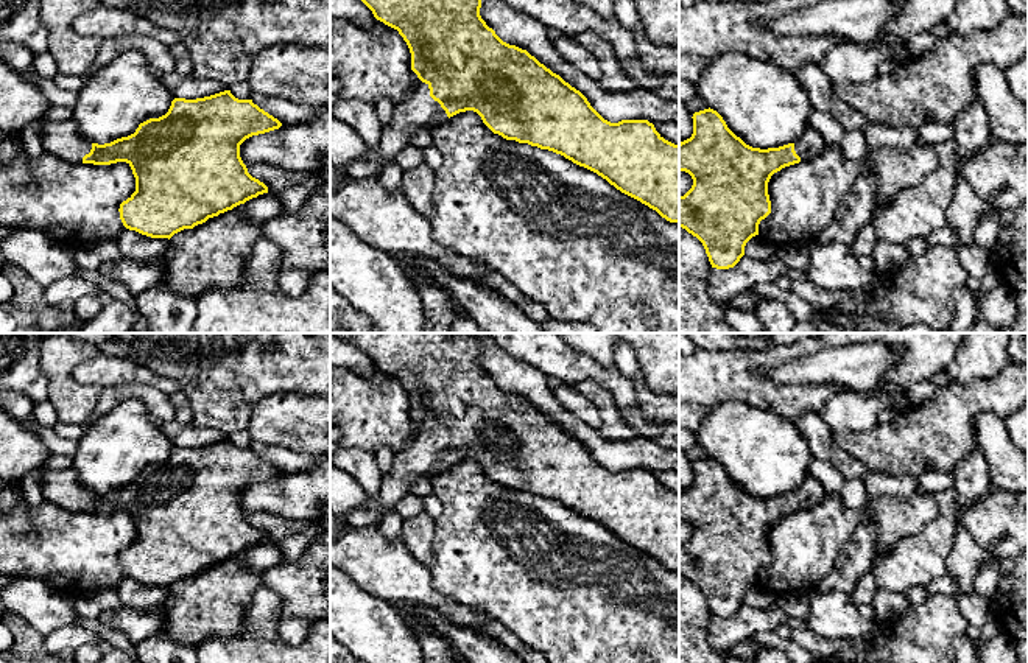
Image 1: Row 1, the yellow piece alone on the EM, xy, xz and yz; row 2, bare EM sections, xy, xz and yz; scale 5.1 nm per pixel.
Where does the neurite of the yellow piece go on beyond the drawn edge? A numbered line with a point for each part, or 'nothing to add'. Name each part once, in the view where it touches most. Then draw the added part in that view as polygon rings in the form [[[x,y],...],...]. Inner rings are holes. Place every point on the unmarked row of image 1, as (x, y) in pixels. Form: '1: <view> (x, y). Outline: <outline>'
1: xz (418, 458). Outline: [[[419,428],[419,434],[405,448],[394,453],[391,468],[382,472],[378,493],[368,495],[366,506],[349,514],[349,523],[355,528],[377,526],[382,515],[386,510],[394,510],[414,481],[421,476],[431,478],[447,467],[441,453],[430,445],[428,433]]]

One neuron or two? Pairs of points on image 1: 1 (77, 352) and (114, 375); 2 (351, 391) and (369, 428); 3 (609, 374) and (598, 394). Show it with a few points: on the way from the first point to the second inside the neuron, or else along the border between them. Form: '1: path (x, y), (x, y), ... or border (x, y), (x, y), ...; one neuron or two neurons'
1: border (98, 352), (75, 368), (73, 377), (81, 385); two neurons
2: path (351, 400), (369, 419); one neuron
3: border (569, 383), (600, 383), (612, 396), (622, 417); two neurons

